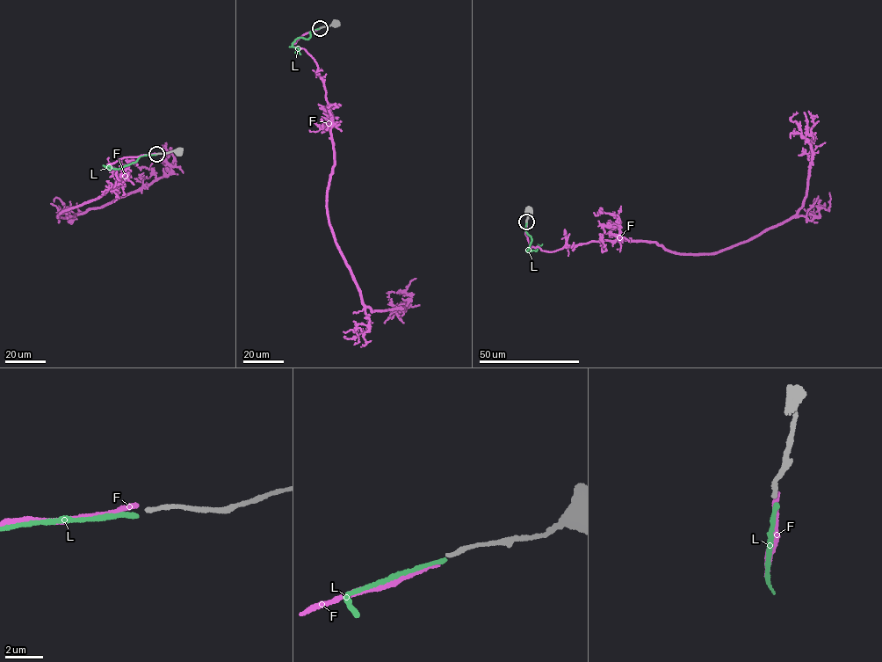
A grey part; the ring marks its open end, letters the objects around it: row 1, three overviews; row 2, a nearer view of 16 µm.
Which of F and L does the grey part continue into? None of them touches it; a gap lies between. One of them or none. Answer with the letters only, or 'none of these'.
L

